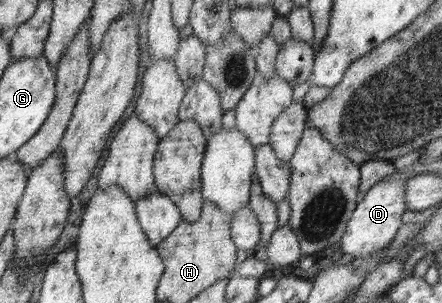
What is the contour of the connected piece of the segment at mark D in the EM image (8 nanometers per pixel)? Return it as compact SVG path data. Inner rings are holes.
M398 170L366 191L363 200L356 205L353 215L347 223L347 229L341 236L342 253L354 255L356 258L367 257L373 255L377 250L383 249L395 239L395 233L403 225L401 217L407 210L404 183L413 176Z

